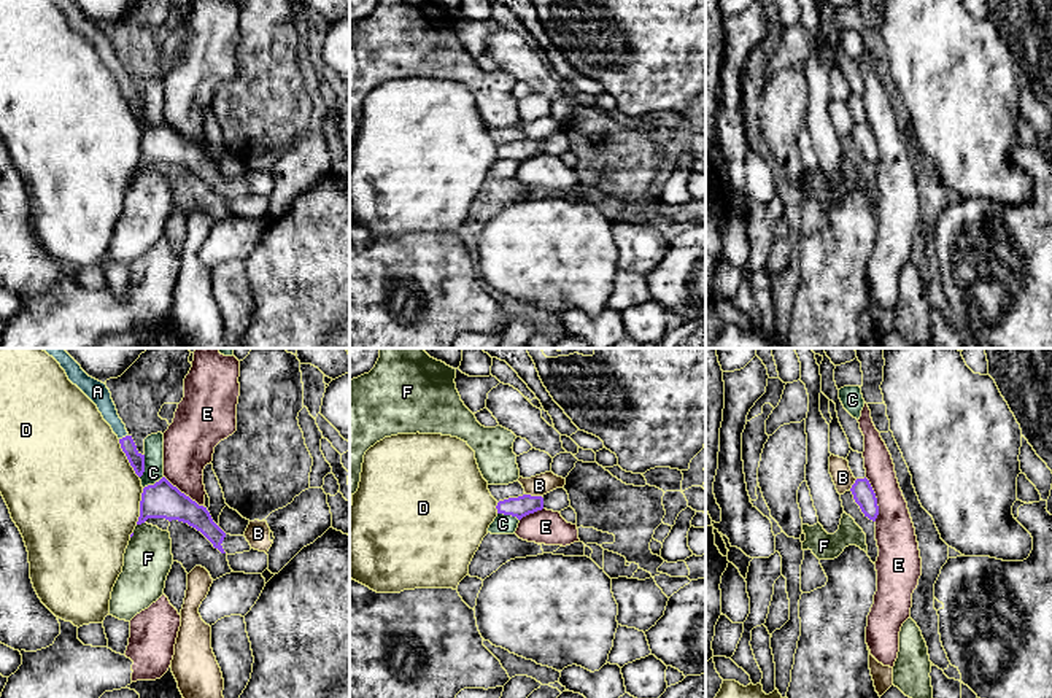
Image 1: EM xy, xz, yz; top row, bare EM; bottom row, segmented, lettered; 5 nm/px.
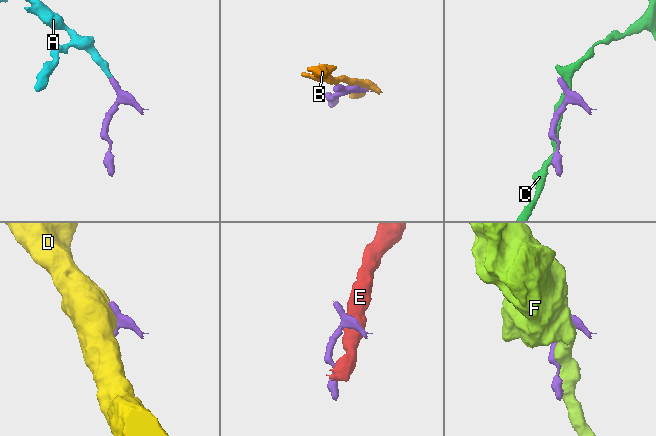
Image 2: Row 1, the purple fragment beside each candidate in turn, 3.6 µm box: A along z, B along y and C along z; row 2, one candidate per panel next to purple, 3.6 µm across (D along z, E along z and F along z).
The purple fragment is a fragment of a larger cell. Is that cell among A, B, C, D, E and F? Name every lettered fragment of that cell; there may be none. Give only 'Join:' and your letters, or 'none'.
Join: A

